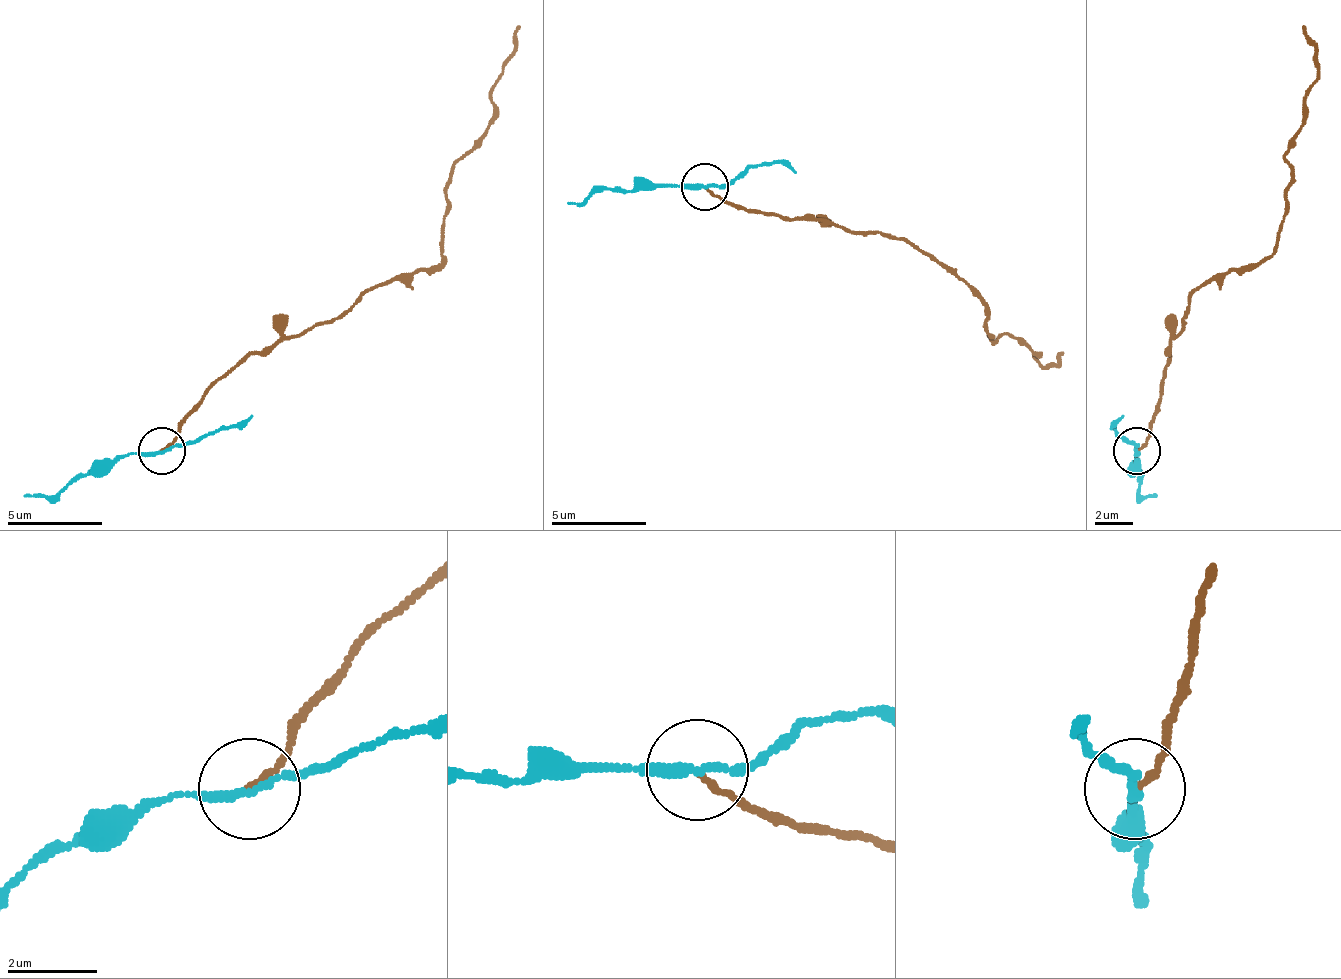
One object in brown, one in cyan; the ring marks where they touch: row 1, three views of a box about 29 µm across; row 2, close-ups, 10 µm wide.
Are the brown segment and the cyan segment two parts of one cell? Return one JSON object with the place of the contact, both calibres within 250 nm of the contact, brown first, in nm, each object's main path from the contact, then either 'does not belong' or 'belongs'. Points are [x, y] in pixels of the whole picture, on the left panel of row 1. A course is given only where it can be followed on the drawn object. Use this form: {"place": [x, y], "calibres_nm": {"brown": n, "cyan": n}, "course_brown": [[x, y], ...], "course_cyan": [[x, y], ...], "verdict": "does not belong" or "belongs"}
{"place": [161, 451], "calibres_nm": {"brown": 140, "cyan": 180}, "course_brown": [[162, 452], [253, 352], [442, 262], [452, 167], [494, 115], [490, 87], [518, 25]], "course_cyan": [[162, 452], [105, 457], [58, 490], [25, 495]], "verdict": "does not belong"}

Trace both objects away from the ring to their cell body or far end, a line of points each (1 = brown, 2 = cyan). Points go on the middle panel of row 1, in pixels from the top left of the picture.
1: (706, 187), (734, 206), (905, 240), (934, 254), (986, 311), (995, 339), (1009, 334), (1043, 368), (1062, 353)
2: (706, 187), (602, 187), (568, 202)

